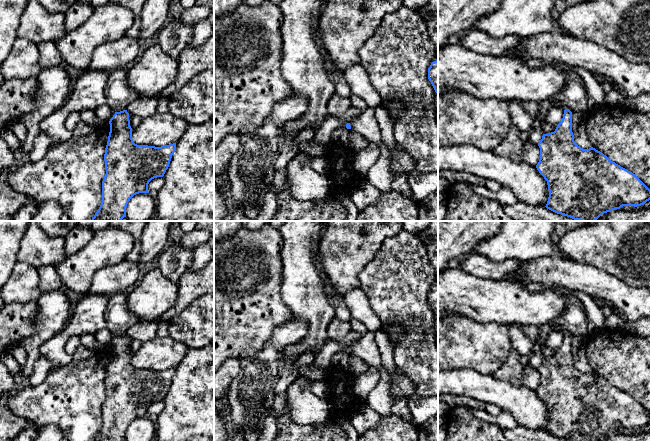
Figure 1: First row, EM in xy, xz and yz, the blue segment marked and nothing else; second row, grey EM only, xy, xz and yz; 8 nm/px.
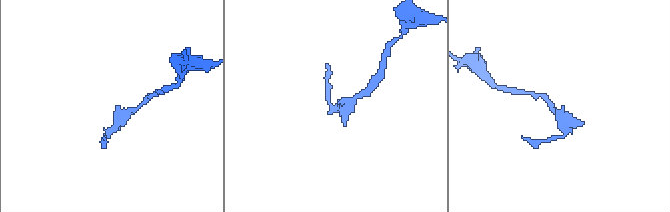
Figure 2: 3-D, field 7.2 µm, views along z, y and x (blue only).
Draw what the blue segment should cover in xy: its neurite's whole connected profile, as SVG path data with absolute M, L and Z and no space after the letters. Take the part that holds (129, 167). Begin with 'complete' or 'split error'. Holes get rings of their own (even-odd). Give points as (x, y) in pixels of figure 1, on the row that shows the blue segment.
complete; M127 110L115 112L109 124L110 132L104 154L106 174L102 181L102 202L91 221L121 221L126 217L130 199L139 193L149 193L149 182L164 176L176 149L176 143L161 147L135 144Z

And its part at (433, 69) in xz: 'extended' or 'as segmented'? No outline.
as segmented

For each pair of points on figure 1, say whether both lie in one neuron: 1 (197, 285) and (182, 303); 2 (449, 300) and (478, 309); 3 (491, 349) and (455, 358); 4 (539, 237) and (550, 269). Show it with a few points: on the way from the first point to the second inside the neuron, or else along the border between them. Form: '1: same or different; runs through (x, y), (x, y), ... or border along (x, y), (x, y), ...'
1: same; runs through (193, 289), (184, 299)
2: same; runs through (456, 300), (469, 300), (471, 302)
3: same; runs through (482, 349), (464, 349)
4: different; border along (554, 253), (551, 256), (540, 256), (523, 261)

